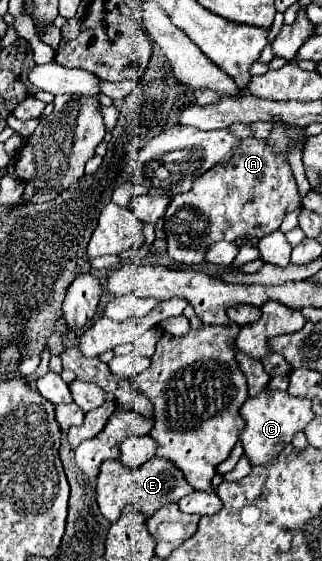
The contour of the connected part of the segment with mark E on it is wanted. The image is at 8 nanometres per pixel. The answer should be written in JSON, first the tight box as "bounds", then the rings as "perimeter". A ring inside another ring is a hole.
{"bounds":[97,457,193,523],"perimeter":[[[153,457],[149,463],[141,465],[139,469],[129,469],[119,459],[117,461],[105,461],[101,465],[101,471],[97,477],[97,503],[99,503],[103,517],[111,523],[115,523],[119,519],[121,509],[127,505],[133,505],[145,517],[151,517],[165,503],[179,501],[181,497],[189,495],[191,491],[193,489],[183,479],[183,473],[173,463],[169,463],[167,459],[161,459],[161,457]]]}

